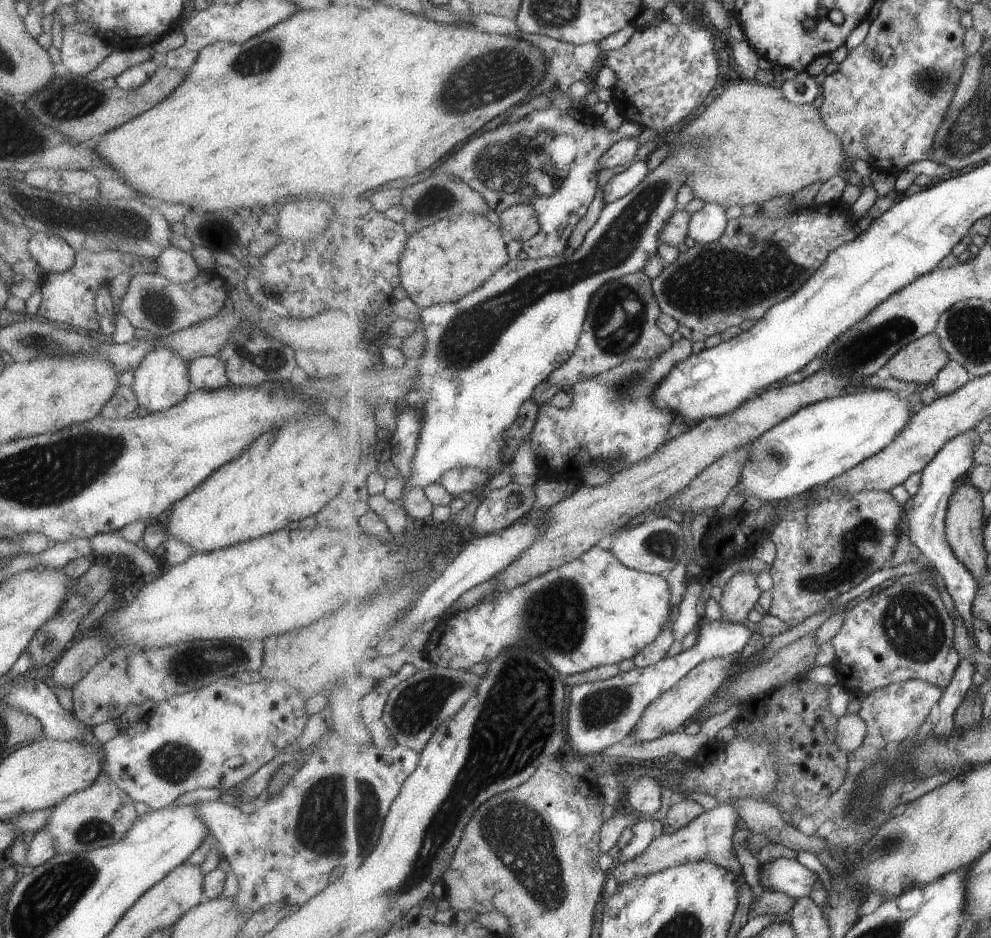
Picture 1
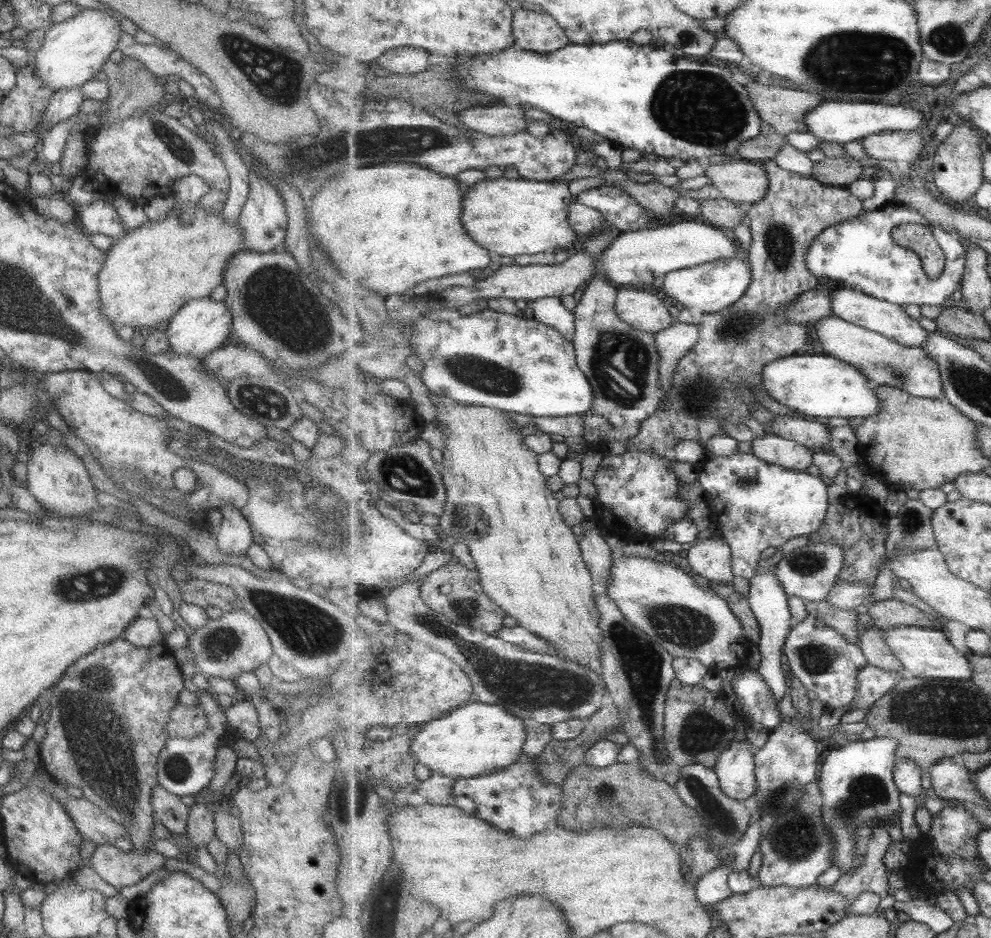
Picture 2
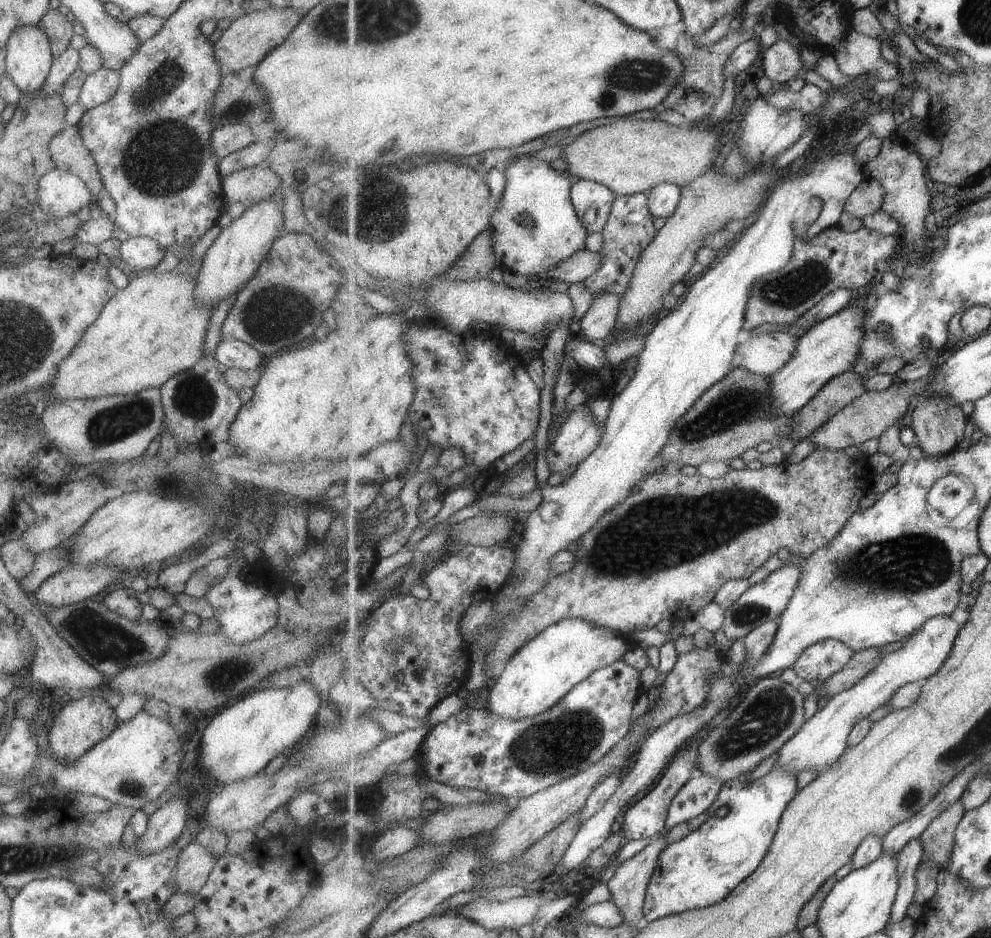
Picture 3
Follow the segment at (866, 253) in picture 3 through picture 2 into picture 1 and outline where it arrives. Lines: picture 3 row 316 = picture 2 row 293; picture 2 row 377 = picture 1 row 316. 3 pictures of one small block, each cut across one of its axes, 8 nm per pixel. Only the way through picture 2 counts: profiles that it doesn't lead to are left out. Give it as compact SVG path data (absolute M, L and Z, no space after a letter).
M842 199L800 208L777 219L762 209L753 216L741 214L729 221L721 240L711 244L696 243L694 247L680 253L675 262L663 268L652 280L655 296L658 297L662 312L679 321L680 334L691 342L707 340L713 334L722 335L728 328L747 319L761 320L770 308L803 288L822 268L831 253L858 237L855 230L857 222L851 213L851 205Z

